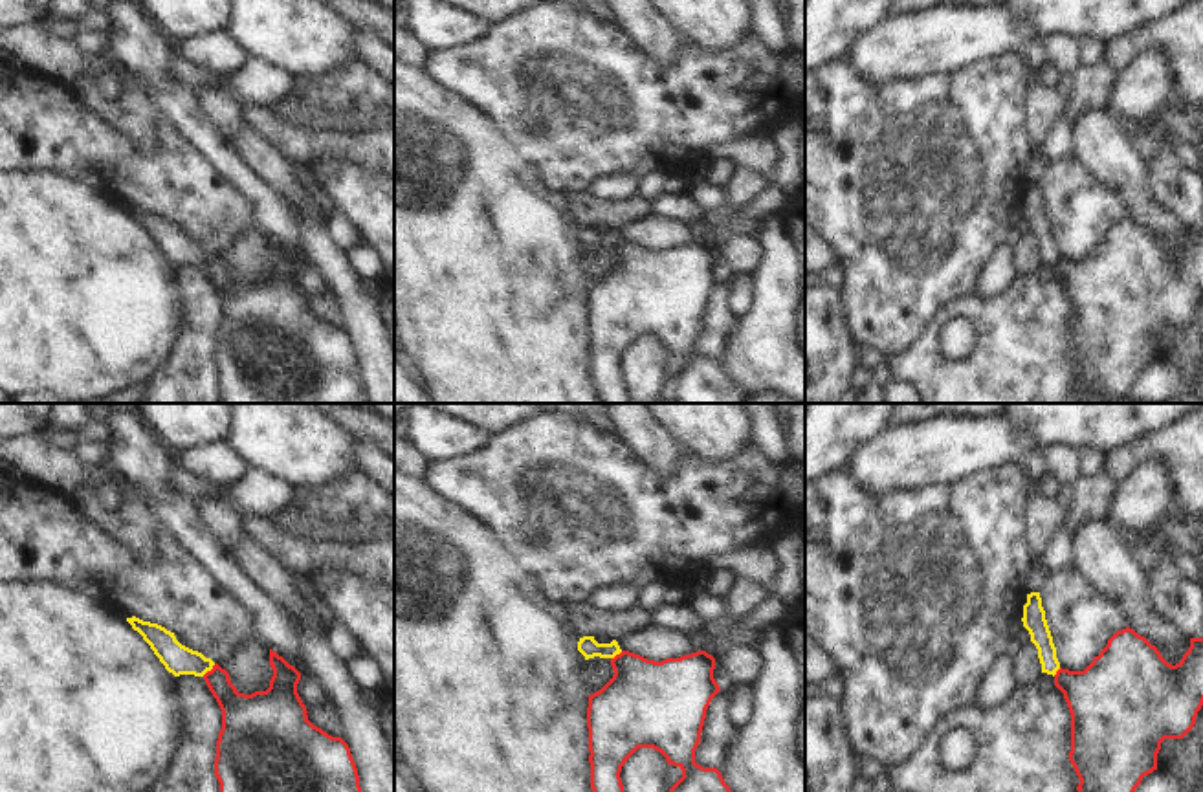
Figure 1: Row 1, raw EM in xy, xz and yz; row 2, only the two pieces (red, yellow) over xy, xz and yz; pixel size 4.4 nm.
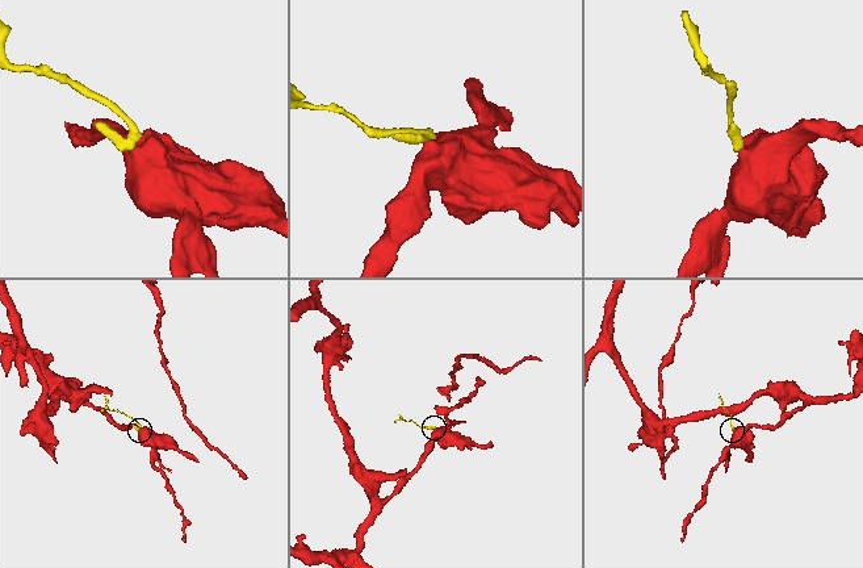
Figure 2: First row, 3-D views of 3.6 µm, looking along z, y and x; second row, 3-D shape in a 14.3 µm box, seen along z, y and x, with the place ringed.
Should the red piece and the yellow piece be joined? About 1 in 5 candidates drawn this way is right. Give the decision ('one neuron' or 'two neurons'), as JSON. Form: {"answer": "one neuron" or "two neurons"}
{"answer": "two neurons"}

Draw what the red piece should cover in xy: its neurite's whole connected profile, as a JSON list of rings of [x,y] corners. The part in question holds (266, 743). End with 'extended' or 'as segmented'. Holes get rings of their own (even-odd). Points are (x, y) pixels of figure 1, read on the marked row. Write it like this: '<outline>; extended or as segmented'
[[[270,649],[273,676],[266,691],[238,693],[218,664],[204,680],[222,710],[215,776],[220,792],[361,792],[348,744],[308,720],[297,684],[301,673]]]; as segmented

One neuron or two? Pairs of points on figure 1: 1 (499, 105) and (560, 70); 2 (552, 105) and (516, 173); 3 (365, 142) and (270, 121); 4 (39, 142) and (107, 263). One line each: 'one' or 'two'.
1: one
2: two
3: one
4: two

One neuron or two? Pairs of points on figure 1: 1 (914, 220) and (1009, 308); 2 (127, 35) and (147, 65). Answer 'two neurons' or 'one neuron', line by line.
1: two neurons
2: one neuron

